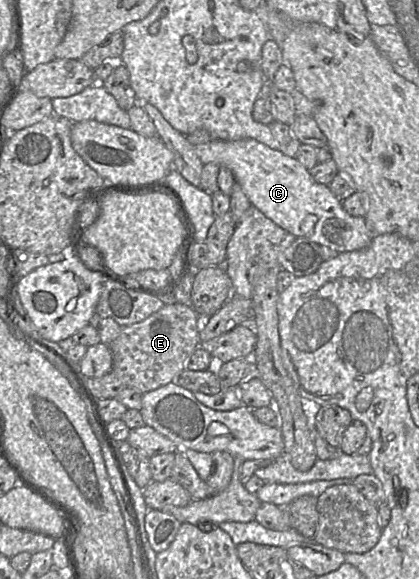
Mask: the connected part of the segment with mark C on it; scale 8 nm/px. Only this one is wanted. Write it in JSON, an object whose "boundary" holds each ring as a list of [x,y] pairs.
{"boundary":[[[255,139],[236,141],[212,140],[195,146],[201,162],[220,163],[231,170],[251,205],[259,209],[275,224],[297,238],[307,238],[338,253],[367,247],[374,235],[366,226],[364,217],[348,214],[328,185],[316,182],[296,158],[280,150],[271,149]]]}

